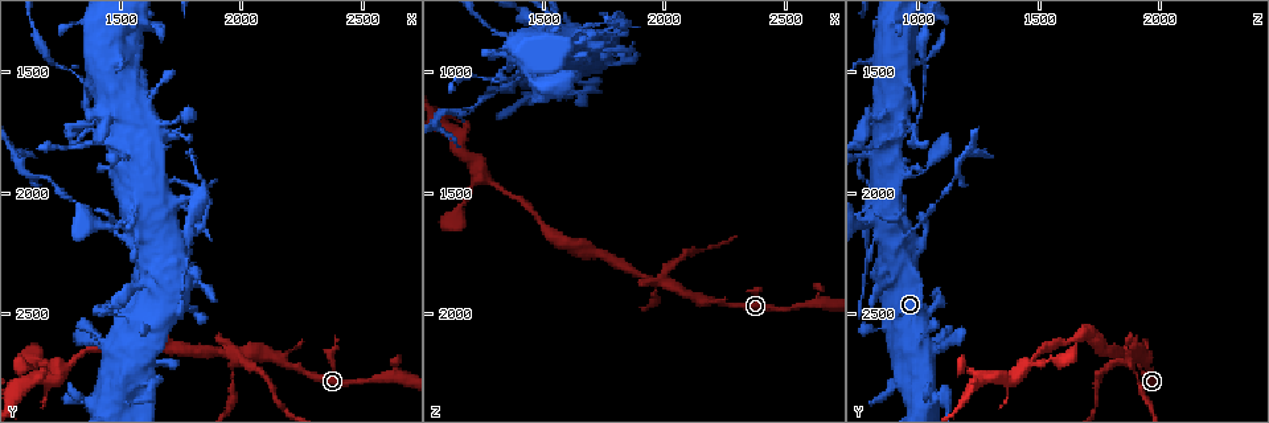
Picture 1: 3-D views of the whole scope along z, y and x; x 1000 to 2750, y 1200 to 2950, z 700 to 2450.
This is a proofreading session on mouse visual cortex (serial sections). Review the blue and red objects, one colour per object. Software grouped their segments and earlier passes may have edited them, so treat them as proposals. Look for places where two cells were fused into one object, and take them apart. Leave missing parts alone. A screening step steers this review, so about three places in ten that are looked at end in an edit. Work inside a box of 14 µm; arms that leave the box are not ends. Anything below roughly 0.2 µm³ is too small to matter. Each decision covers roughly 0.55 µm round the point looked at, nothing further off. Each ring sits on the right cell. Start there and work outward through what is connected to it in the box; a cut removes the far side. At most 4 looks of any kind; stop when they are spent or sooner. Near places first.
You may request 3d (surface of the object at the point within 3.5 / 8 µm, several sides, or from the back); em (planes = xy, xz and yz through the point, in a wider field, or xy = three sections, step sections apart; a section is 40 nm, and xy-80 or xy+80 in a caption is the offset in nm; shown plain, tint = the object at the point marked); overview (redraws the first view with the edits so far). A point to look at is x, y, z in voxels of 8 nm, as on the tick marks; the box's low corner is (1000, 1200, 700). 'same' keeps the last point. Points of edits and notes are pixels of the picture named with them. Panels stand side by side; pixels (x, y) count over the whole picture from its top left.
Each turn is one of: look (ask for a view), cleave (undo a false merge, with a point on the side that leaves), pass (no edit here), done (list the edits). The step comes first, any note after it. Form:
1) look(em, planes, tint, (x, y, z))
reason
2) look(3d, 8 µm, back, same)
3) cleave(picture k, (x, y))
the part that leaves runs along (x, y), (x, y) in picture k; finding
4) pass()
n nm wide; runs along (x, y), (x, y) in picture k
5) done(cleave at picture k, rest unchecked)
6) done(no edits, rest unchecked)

look(3d, 3.5 µm, (1560, 2190, 940))
sudden change in width

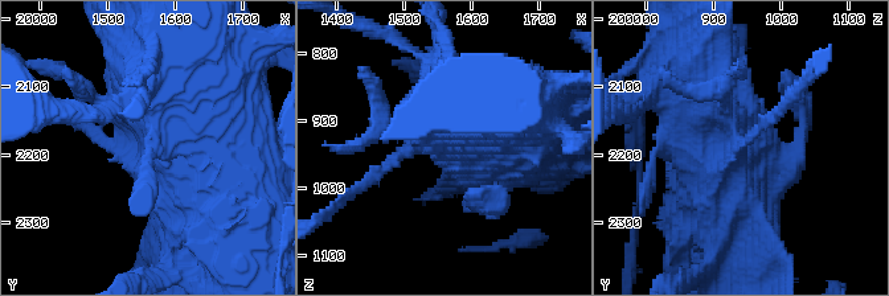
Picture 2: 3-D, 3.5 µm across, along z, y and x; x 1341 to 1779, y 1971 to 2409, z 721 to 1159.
look(em, xy, step 2, tint, (1555, 2195, 925))
now the EM

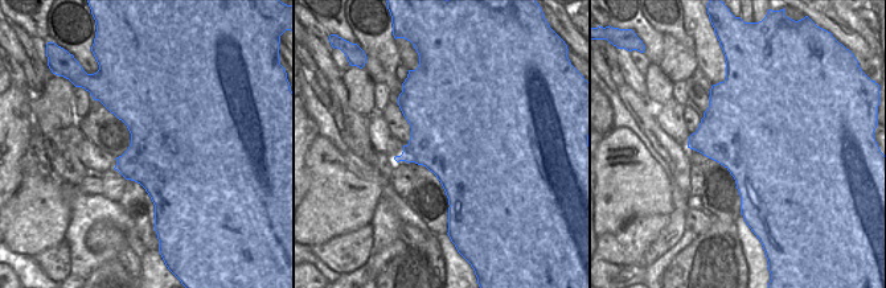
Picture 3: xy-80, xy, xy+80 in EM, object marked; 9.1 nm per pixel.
pass()
runs along (229, 222), (172, 109), (172, 65) in picture 2; continuous, no second cell

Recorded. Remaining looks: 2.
look(3d, 3.5 µm, back, (1820, 2010, 840))
sharp bend

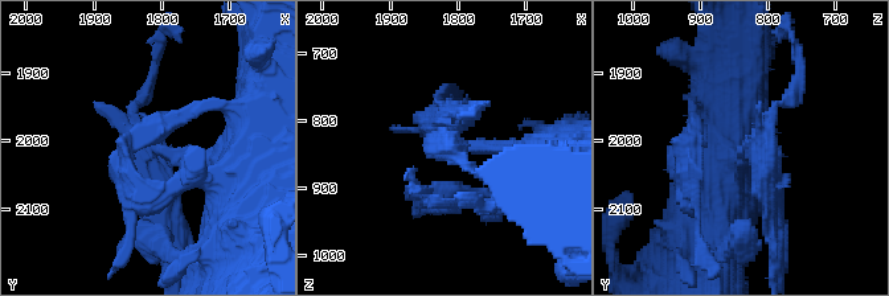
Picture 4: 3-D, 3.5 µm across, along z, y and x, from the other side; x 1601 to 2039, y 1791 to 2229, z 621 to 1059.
look(em, xy, step 1, tint, (1805, 2015, 840))

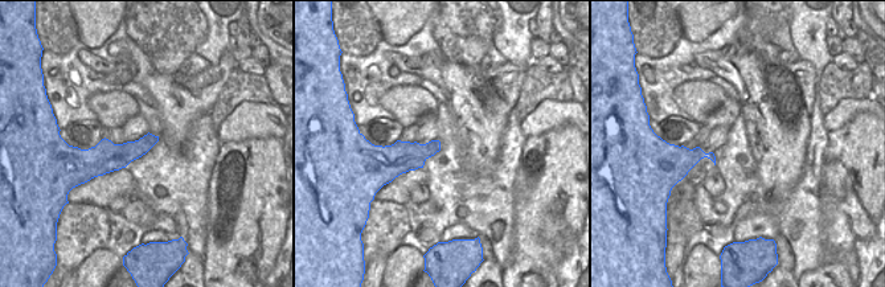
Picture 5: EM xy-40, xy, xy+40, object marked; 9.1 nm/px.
pass()
runs along (246, 157), (144, 149), (160, 214) in picture 4; all the same cell

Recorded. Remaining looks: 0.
done(no edits, rest unchecked)

